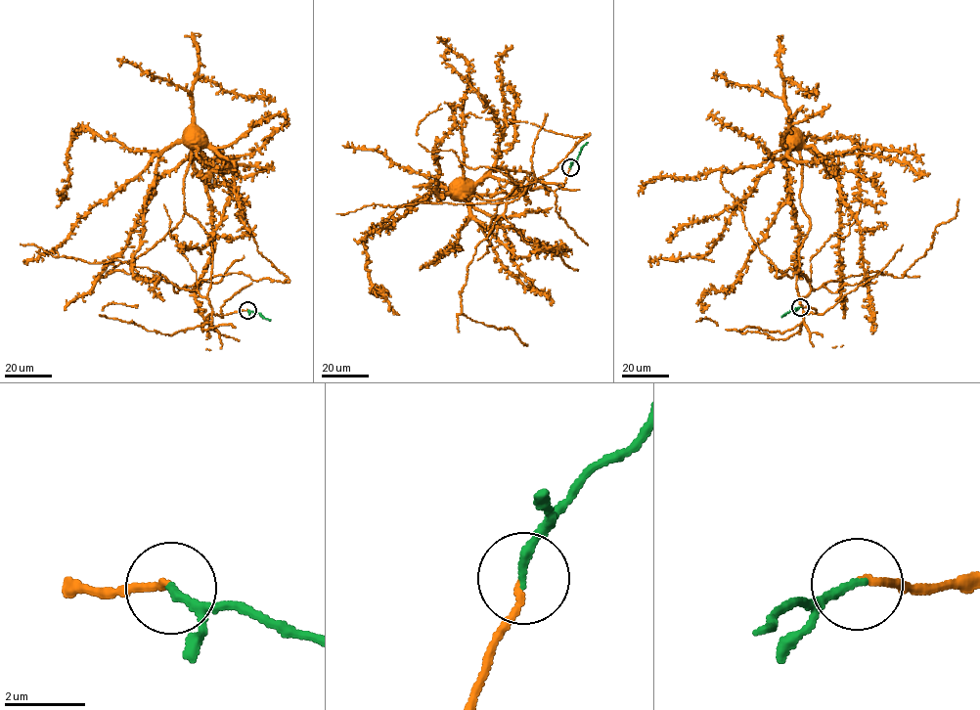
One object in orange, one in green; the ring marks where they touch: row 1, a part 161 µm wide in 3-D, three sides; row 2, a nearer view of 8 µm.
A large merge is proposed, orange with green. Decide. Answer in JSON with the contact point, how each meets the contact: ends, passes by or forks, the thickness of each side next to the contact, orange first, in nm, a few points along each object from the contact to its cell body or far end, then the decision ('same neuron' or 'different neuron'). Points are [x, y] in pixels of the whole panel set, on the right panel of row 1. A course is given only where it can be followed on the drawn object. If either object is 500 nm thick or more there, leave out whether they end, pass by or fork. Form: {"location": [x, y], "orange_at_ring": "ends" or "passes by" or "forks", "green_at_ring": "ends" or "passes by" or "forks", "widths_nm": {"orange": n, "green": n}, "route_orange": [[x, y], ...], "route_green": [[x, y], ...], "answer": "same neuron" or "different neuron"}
{"location": [800, 307], "orange_at_ring": "ends", "green_at_ring": "ends", "widths_nm": {"orange": 140, "green": 200}, "route_orange": [[800, 306], [817, 313], [804, 312], [796, 285], [798, 250], [811, 225], [800, 203], [802, 168], [791, 131]], "route_green": [[800, 306], [781, 317]], "answer": "same neuron"}

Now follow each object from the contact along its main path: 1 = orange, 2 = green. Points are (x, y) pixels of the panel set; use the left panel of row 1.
1: (248, 310), (219, 316), (212, 312), (210, 241), (186, 213), (184, 201), (191, 148), (184, 135), (192, 129)
2: (248, 310), (270, 320)

